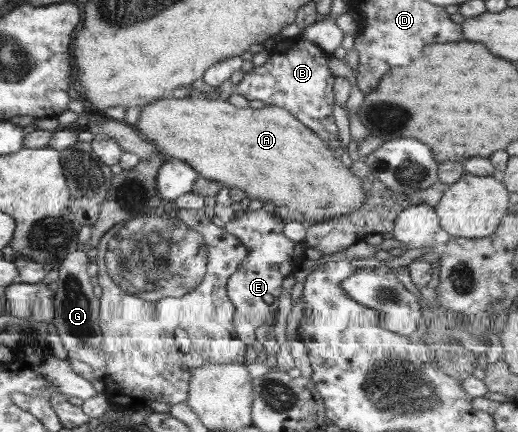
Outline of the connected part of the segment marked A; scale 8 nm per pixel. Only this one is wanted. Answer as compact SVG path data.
M166 95L141 108L134 126L164 159L183 161L191 166L198 177L229 189L237 188L249 200L272 202L274 206L287 206L289 210L301 212L305 220L310 220L312 224L354 211L362 206L362 200L365 199L359 178L351 174L349 168L343 168L323 144L322 138L287 113L287 109L270 105L259 109L234 108L227 101L205 99L203 95L191 98Z

